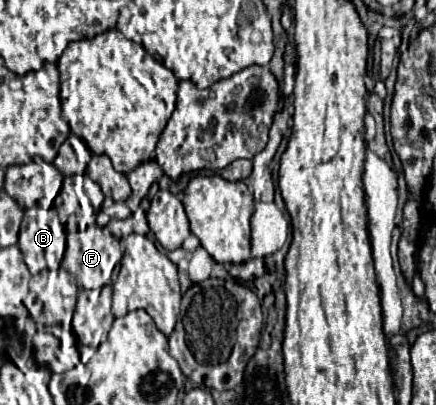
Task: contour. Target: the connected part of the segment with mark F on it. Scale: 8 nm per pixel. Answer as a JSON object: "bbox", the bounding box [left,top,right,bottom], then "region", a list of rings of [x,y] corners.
{"bbox":[61,224,123,289],"region":[[[92,224],[80,232],[68,232],[66,250],[61,265],[67,272],[76,278],[79,289],[101,289],[102,286],[112,284],[112,273],[120,263],[123,250],[120,248],[118,238],[114,238],[107,227]]]}

